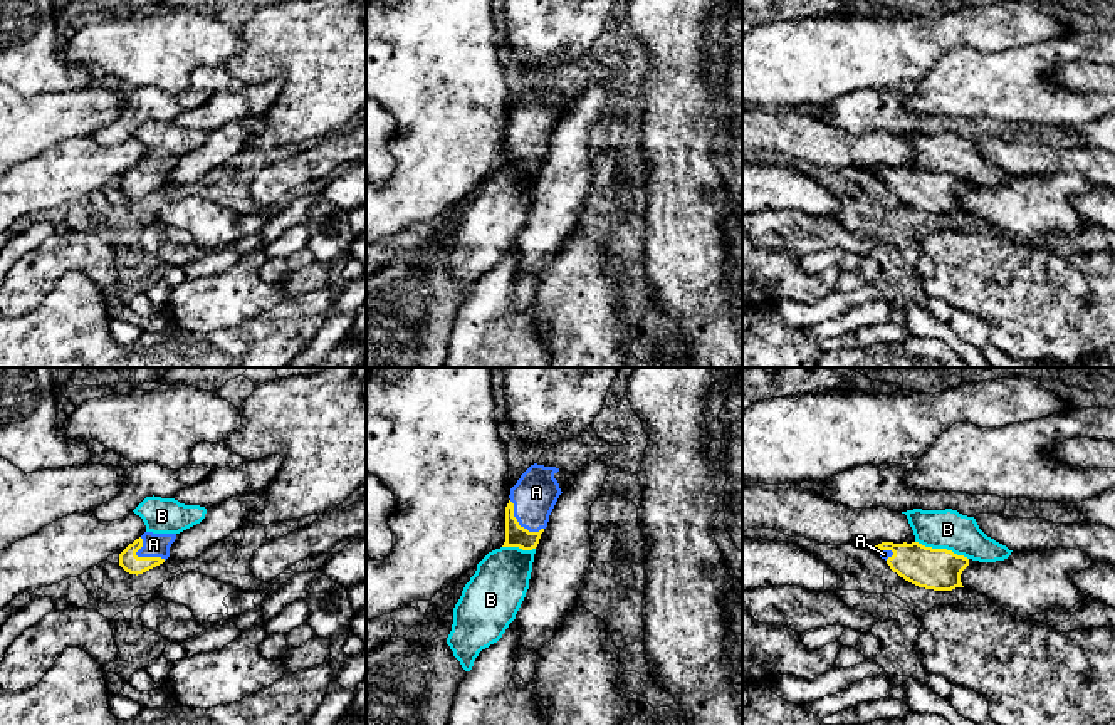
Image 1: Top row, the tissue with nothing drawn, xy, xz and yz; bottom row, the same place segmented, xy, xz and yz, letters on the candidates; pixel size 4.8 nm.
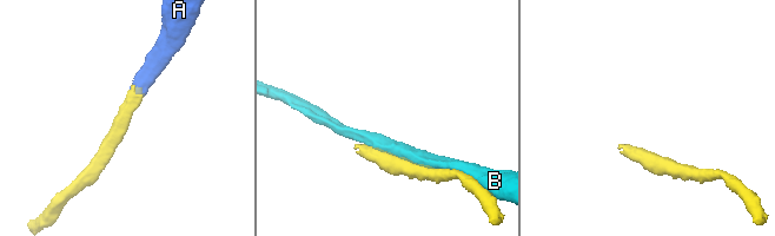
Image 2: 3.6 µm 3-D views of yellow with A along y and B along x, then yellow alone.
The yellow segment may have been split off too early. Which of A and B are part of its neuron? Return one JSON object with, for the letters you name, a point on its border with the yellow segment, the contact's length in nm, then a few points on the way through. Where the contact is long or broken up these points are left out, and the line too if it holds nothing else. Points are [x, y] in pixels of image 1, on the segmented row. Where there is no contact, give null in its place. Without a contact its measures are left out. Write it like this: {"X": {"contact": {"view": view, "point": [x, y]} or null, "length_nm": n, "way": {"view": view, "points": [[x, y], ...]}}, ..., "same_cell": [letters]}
{"A": {"contact": {"view": "xz", "point": [518, 524]}, "length_nm": 220, "way": {"view": "xz", "points": [[516, 536], [518, 524], [526, 516], [536, 492]]}}, "same_cell": ["A"]}

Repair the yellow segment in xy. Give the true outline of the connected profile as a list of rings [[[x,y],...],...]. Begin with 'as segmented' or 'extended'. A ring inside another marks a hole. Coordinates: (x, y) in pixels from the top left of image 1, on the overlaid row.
extended | [[[144,532],[119,554],[119,566],[129,574],[143,574],[170,557],[176,534]]]

